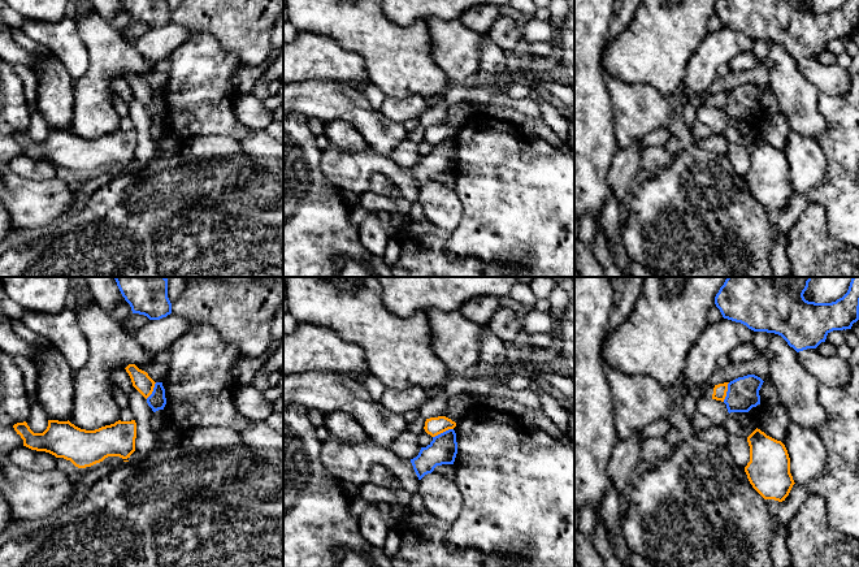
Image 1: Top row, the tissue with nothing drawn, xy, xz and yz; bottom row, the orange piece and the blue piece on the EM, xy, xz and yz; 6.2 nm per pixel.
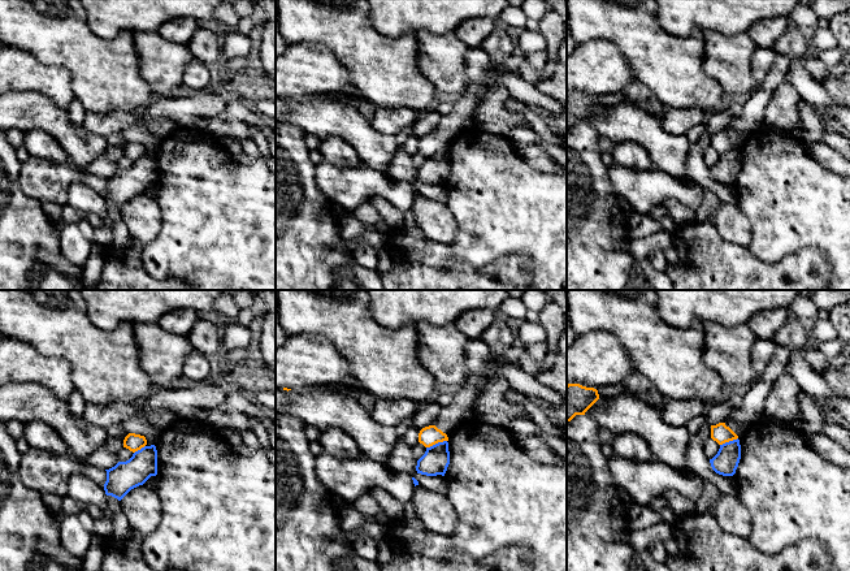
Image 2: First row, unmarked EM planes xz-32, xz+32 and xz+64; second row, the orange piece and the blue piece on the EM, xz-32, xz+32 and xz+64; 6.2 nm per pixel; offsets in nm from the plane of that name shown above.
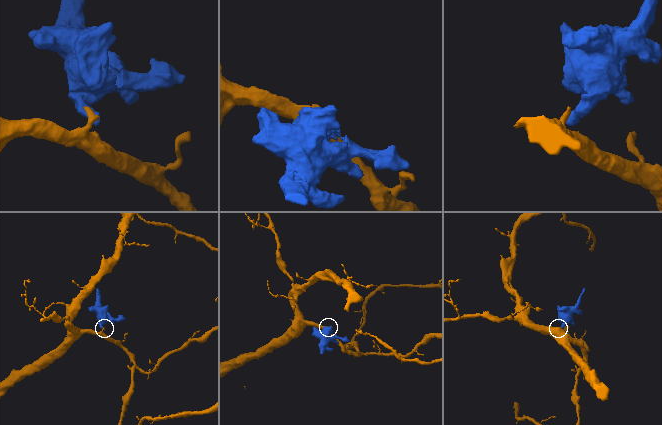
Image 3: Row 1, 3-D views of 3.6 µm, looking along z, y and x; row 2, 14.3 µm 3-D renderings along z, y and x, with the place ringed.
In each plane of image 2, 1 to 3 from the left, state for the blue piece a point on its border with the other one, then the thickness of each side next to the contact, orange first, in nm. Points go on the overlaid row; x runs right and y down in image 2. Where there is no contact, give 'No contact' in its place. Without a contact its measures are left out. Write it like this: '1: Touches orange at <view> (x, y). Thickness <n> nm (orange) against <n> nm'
1: Touches orange at xz-32 (139, 449). Thickness 110 nm (orange) against 180 nm
2: Touches orange at xz+32 (436, 442). Thickness 120 nm (orange) against 160 nm
3: Touches orange at xz+64 (728, 441). Thickness 120 nm (orange) against 160 nm

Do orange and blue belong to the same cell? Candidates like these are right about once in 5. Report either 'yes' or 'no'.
no

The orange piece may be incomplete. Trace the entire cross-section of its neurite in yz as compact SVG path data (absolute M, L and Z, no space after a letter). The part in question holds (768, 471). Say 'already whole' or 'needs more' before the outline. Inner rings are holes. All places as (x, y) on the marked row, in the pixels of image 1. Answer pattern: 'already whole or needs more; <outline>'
already whole; M755 429L749 437L750 462L745 472L752 488L764 498L785 501L795 484L785 445Z

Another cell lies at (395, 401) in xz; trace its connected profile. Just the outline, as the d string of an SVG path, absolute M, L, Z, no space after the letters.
M411 388L408 390L385 389L381 406L390 412L403 416L405 412L420 410L420 407L433 397L434 391L421 388Z

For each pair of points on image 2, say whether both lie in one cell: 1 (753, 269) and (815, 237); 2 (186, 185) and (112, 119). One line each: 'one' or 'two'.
1: two
2: two

